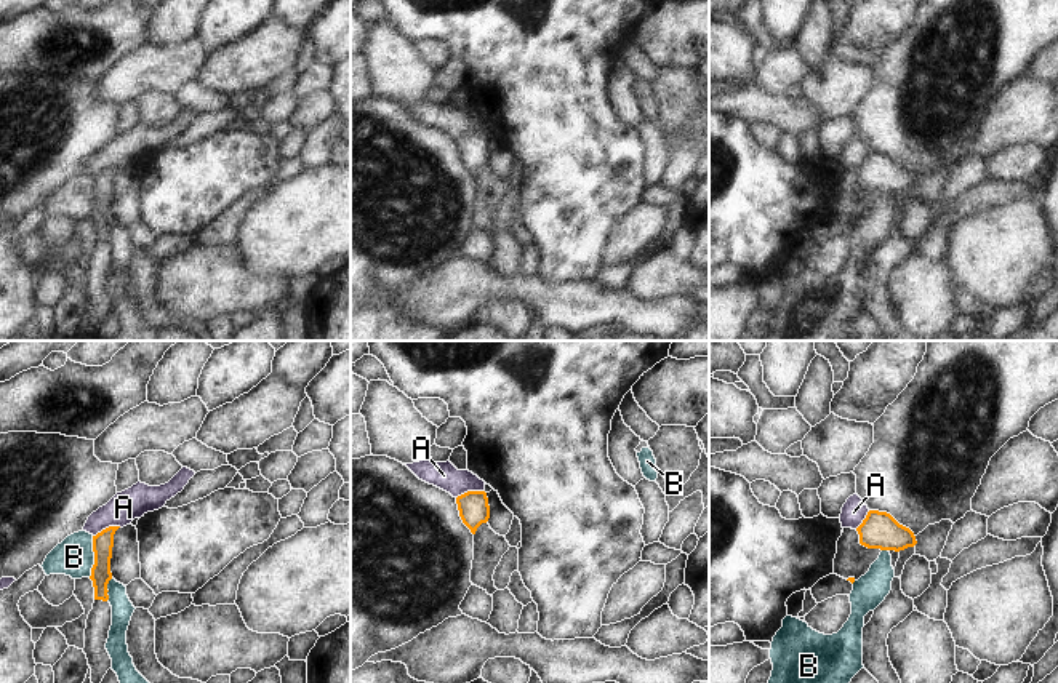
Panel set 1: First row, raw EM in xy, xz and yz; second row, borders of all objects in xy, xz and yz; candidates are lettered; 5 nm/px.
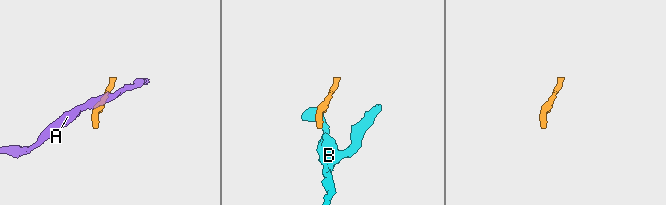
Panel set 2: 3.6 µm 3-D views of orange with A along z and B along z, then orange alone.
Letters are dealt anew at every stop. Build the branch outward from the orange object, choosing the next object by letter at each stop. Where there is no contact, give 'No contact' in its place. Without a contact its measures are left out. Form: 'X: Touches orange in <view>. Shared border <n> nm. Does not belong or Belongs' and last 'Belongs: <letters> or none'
A: Touches orange in xz. Shared border 150 nm. Does not belong
B: Touches orange in xy. Shared border 200 nm. Does not belong
Belongs: none.

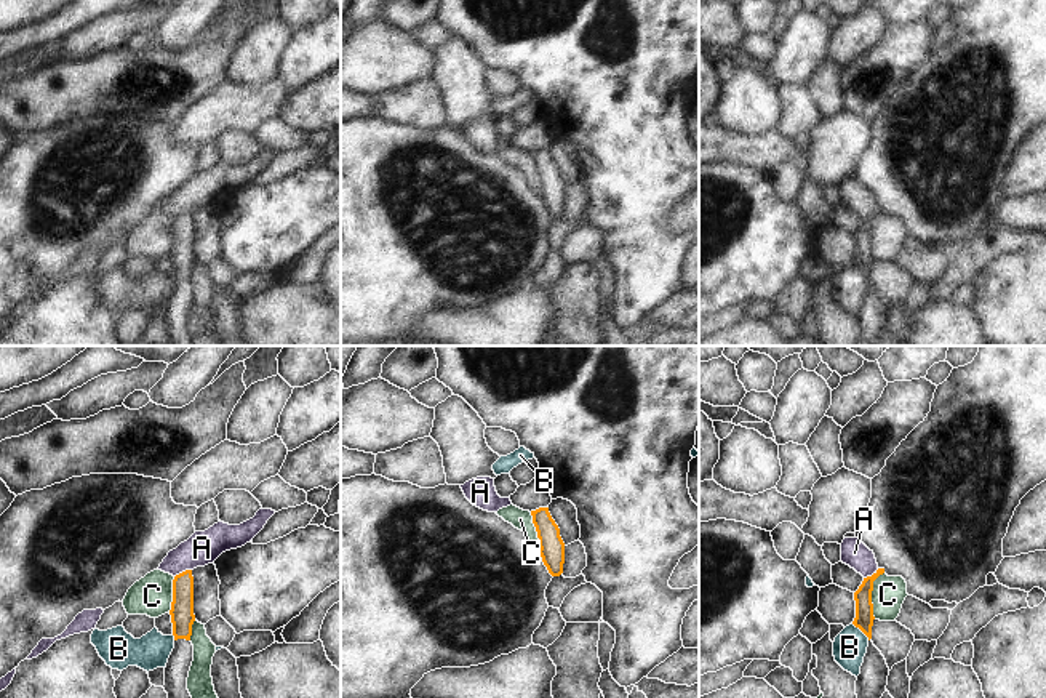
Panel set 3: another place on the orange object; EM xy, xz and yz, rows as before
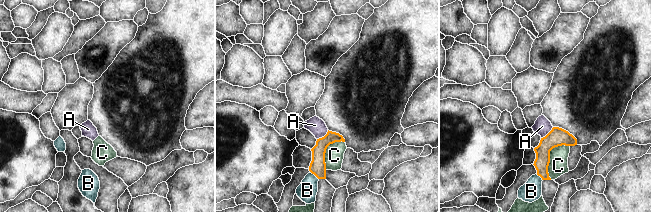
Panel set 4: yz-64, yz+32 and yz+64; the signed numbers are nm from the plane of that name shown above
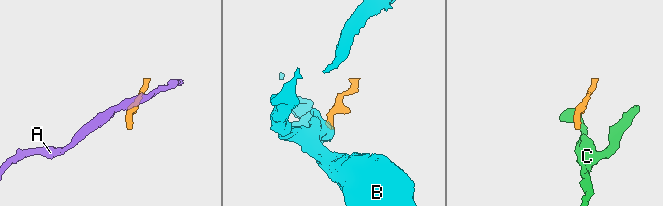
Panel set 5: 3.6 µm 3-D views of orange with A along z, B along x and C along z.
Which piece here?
A: Touches orange in xy. Shared border 100 nm. Does not belong
B: Touches orange in yz. Shared border 120 nm. Does not belong
C: Touches orange in yz. Shared border 240 nm. Does not belong
Belongs: none.

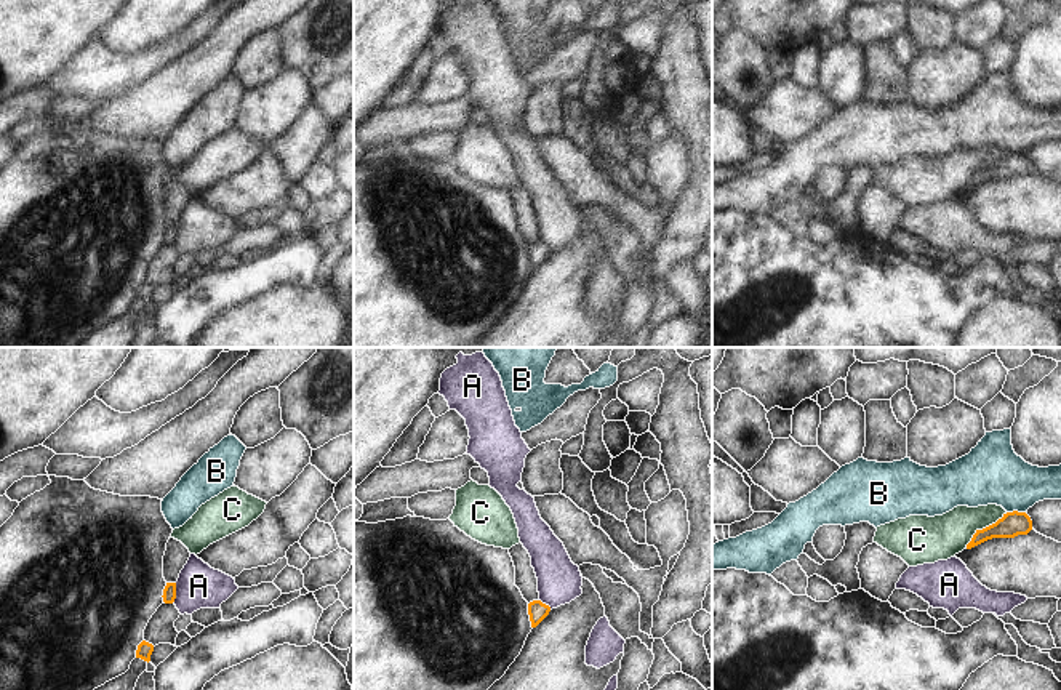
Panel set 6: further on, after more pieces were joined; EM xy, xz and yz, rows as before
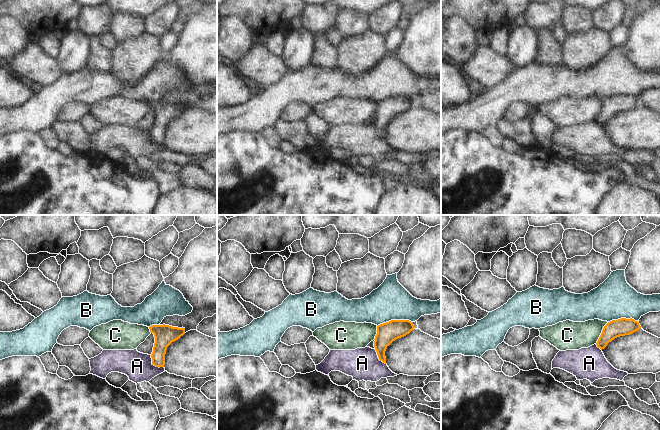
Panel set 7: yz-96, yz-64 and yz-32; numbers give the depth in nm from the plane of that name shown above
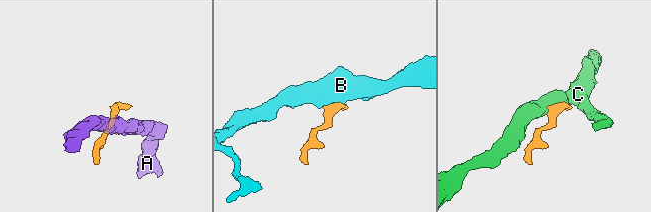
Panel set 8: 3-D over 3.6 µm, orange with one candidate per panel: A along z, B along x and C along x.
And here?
A: Touches orange in xy. Shared border 110 nm. Does not belong
B: Touches orange in yz. Shared border 100 nm. Does not belong
C: Touches orange in yz. Shared border 280 nm. Does not belong
Belongs: none.

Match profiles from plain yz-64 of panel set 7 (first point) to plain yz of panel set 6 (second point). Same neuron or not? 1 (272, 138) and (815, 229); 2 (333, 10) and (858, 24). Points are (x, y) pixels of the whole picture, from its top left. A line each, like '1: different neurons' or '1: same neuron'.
1: different neurons
2: same neuron

